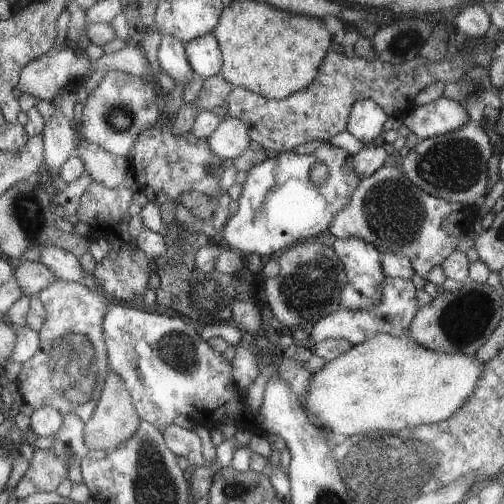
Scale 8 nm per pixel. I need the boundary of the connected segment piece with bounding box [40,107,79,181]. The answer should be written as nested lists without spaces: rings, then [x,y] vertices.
[[[53,107],[53,116],[44,120],[42,131],[42,167],[54,181],[61,164],[72,155],[73,148],[79,137],[75,132],[74,125],[61,113],[58,108]]]

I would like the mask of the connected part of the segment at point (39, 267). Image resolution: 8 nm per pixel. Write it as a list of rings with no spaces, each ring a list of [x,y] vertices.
[[[26,261],[18,264],[14,269],[12,277],[19,284],[22,294],[35,296],[42,288],[57,280],[57,276],[44,264],[34,261]]]

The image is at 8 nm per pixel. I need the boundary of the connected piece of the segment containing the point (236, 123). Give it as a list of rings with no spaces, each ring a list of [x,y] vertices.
[[[226,116],[209,134],[205,142],[213,156],[217,156],[221,161],[233,160],[247,149],[249,136],[241,120]]]

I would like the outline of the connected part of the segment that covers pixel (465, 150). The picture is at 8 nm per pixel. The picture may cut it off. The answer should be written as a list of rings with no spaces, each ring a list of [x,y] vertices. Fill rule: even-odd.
[[[467,121],[453,132],[417,141],[405,157],[394,160],[409,182],[427,194],[450,203],[473,206],[475,200],[489,191],[486,162],[491,153],[488,132],[479,124]]]

